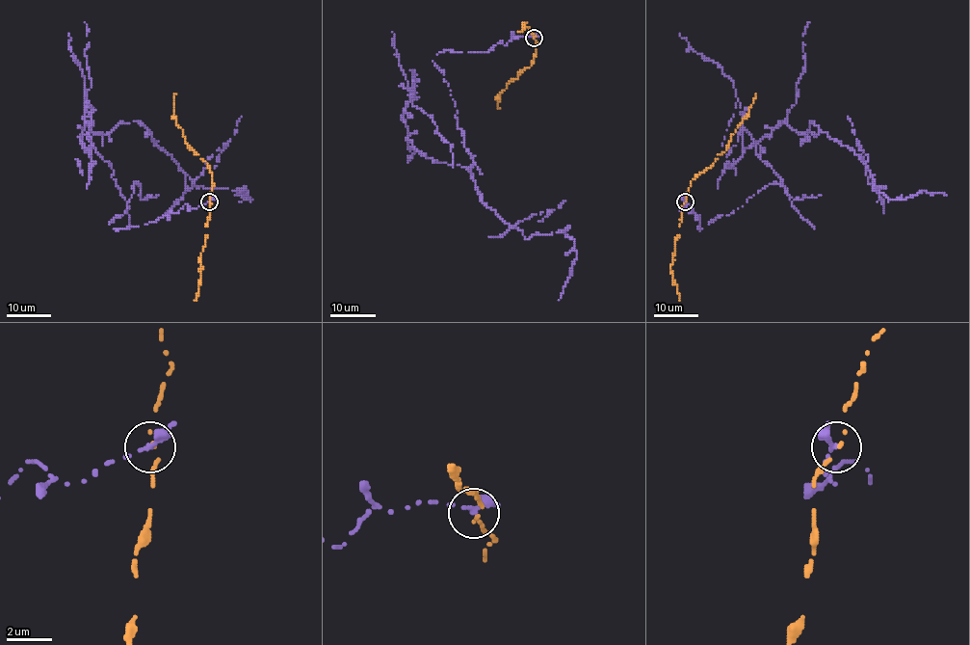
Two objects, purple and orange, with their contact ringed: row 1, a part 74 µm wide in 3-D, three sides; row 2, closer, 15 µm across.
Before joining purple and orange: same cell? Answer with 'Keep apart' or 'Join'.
Keep apart

